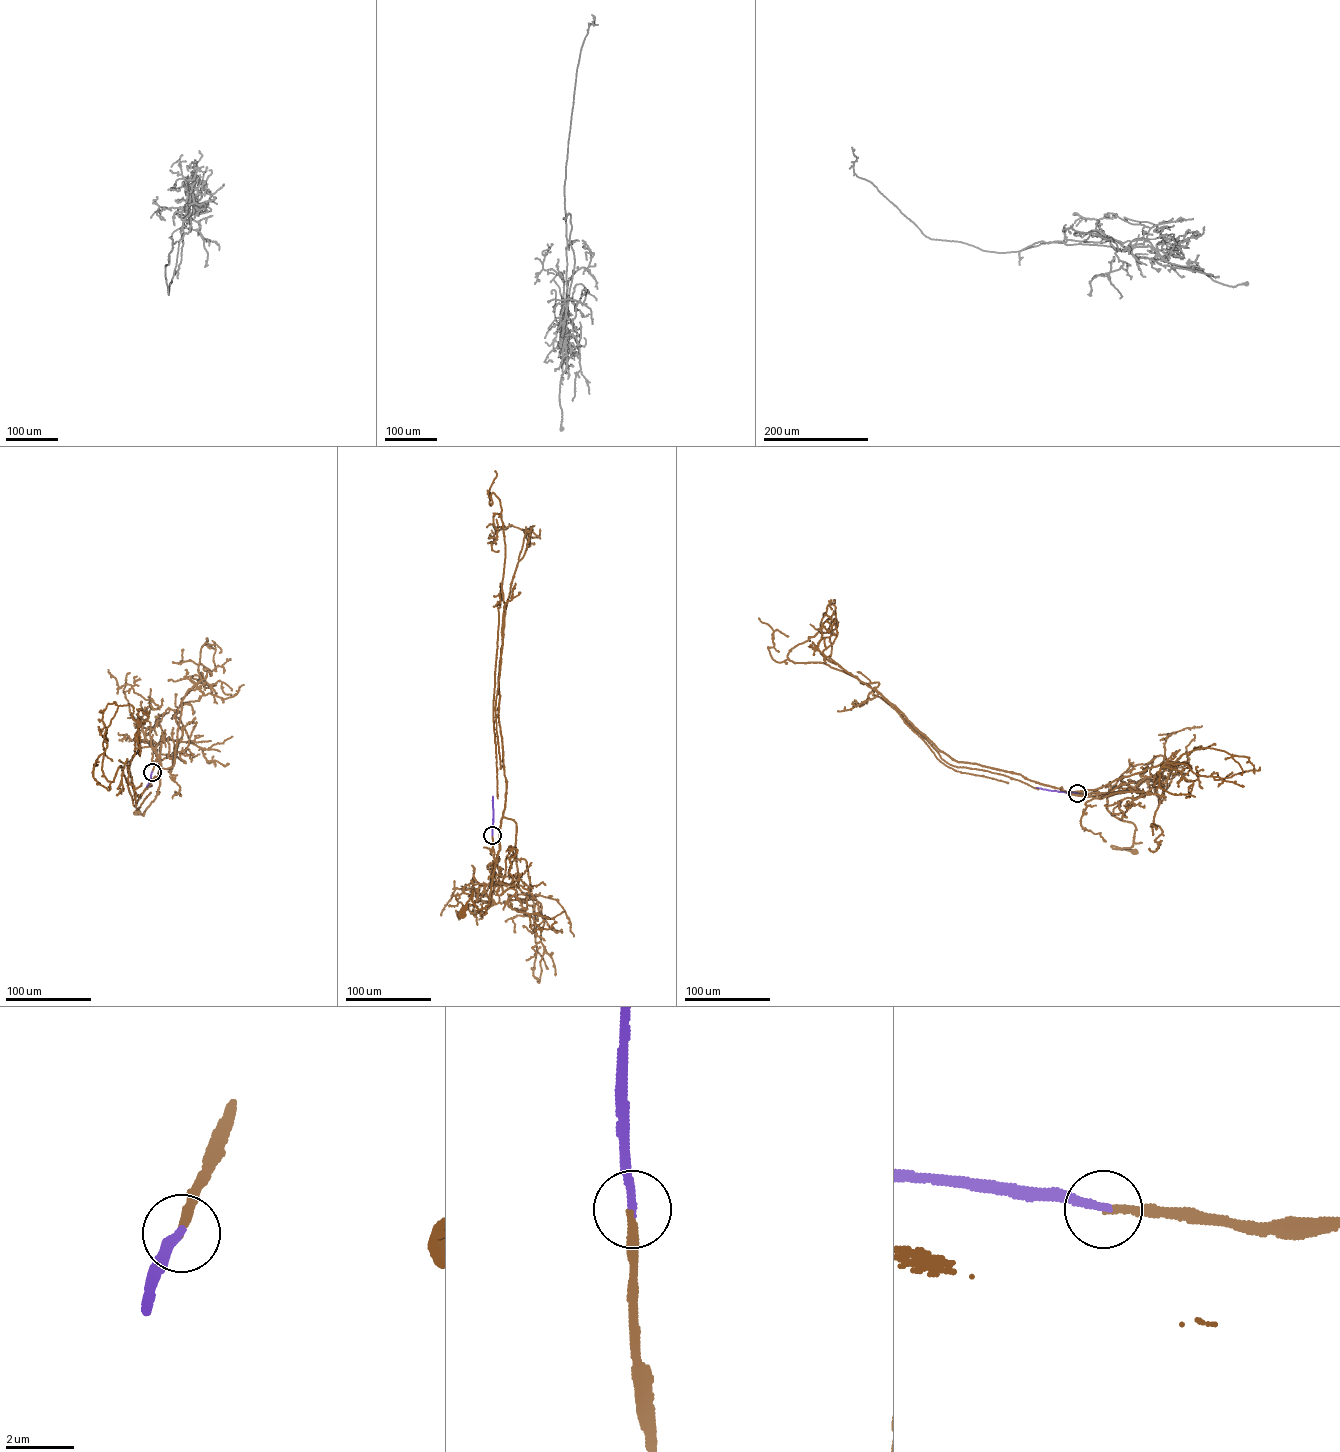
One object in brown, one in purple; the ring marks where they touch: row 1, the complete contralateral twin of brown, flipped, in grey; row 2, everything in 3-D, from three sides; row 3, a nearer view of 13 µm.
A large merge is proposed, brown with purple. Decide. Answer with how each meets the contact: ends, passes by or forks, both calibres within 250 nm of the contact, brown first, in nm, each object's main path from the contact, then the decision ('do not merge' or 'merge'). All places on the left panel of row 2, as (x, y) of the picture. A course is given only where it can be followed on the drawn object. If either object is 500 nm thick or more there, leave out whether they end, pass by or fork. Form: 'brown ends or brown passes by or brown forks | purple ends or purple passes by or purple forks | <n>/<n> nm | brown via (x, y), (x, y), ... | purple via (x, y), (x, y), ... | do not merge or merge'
brown ends | purple ends | 200/240 nm | brown via (152, 772), (157, 756), (160, 760), (157, 794), (144, 815), (136, 811) | purple via (152, 772), (147, 786) | merge

